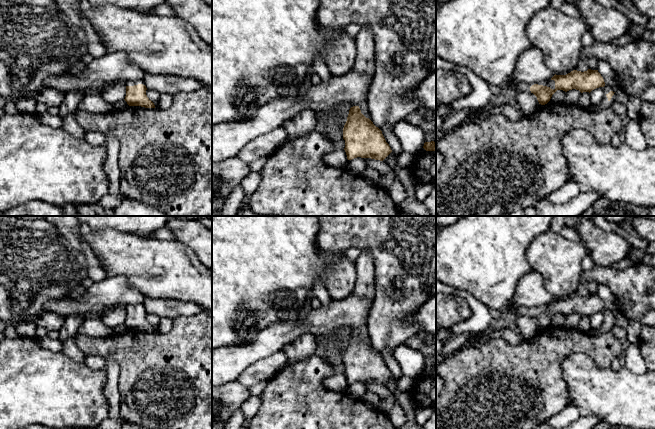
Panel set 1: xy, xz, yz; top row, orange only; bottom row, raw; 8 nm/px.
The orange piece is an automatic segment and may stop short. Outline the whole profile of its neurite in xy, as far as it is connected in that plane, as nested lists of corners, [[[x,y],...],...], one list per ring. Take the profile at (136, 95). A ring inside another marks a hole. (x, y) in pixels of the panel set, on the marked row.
[[[133,80],[126,82],[125,101],[129,106],[141,106],[155,108],[154,103],[146,95],[144,80]]]

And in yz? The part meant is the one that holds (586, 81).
[[[588,69],[587,71],[584,71],[584,72],[577,71],[577,70],[573,70],[573,71],[571,71],[570,73],[568,73],[568,74],[566,74],[566,75],[556,75],[556,74],[555,74],[551,79],[549,79],[549,80],[547,80],[547,81],[544,81],[544,82],[540,82],[540,83],[538,83],[538,84],[520,83],[520,82],[516,81],[516,80],[513,78],[513,79],[511,79],[511,80],[504,86],[504,88],[503,88],[502,90],[499,90],[499,89],[494,89],[494,90],[498,90],[498,91],[507,91],[507,92],[509,92],[510,94],[512,94],[513,92],[518,92],[518,91],[520,91],[520,92],[529,92],[529,93],[533,93],[533,94],[537,97],[537,100],[538,100],[539,104],[545,105],[545,104],[547,104],[547,103],[550,101],[552,95],[553,95],[557,90],[563,90],[563,91],[567,92],[567,91],[569,91],[569,90],[576,89],[576,90],[579,90],[581,93],[583,93],[583,92],[589,92],[589,93],[590,93],[592,90],[594,90],[594,89],[596,89],[596,88],[599,88],[599,87],[604,87],[604,86],[605,86],[604,79],[603,79],[603,77],[601,76],[601,74],[598,72],[598,70],[591,70],[591,69]]]

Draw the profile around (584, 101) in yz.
[[[583,92],[581,93],[581,96],[578,100],[578,106],[590,110],[592,108],[591,100],[590,100],[590,93],[589,92]]]

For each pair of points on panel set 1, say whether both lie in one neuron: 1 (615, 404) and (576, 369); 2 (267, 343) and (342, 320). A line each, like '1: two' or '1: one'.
1: one
2: one

